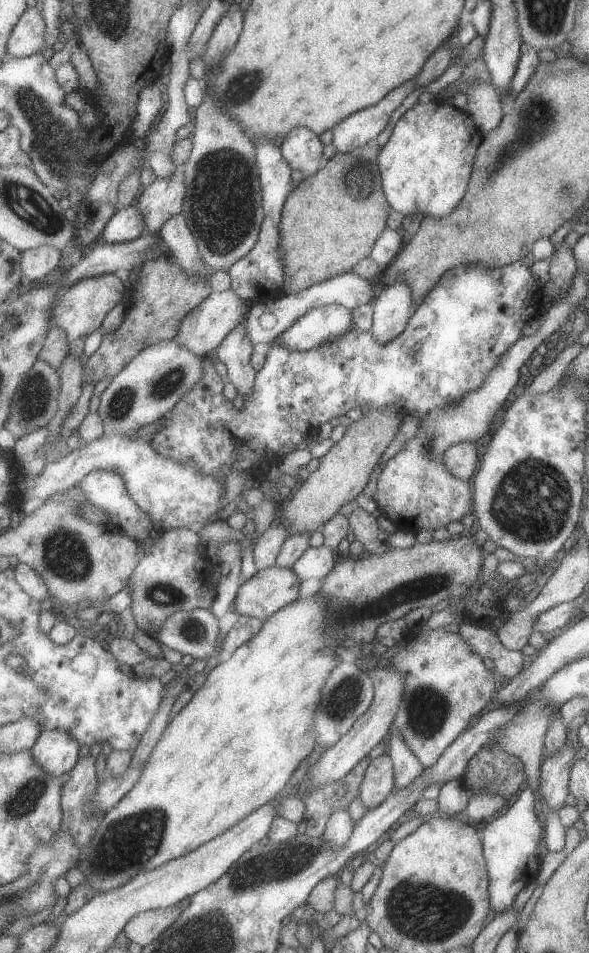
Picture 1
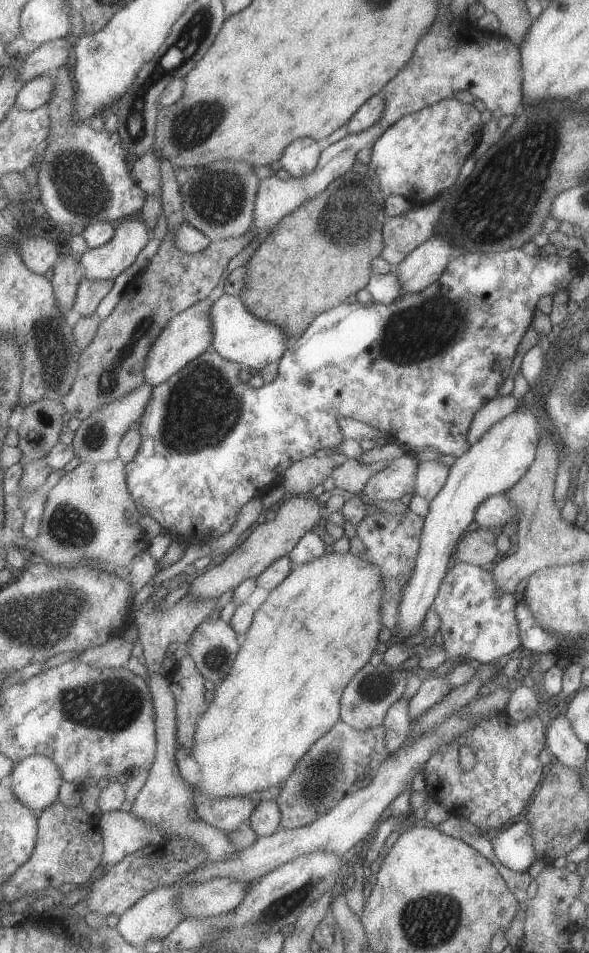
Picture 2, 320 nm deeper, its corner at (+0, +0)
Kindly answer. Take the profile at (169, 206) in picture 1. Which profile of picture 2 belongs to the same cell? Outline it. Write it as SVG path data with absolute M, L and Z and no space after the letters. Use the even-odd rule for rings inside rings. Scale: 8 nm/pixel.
M141 216L125 219L118 225L113 241L79 256L84 277L116 280L138 260L138 254L150 242L150 236Z

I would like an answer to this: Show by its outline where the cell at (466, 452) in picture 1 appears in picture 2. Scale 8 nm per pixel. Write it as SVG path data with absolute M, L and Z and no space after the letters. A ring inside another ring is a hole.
M424 461L420 462L417 474L415 495L432 501L446 484L450 466L437 461Z

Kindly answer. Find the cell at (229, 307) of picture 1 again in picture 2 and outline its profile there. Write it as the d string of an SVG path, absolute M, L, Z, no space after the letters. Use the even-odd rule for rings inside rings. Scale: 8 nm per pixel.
M208 298L196 302L190 306L190 309L174 317L162 330L161 337L154 342L146 361L145 382L156 388L158 384L173 377L175 373L189 365L198 356L202 356L204 352L212 349L212 320L210 320L212 304L214 302Z

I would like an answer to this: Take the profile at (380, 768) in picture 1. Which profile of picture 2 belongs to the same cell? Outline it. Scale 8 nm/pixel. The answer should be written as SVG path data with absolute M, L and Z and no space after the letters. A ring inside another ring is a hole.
M399 699L390 706L384 724L385 742L388 754L395 753L404 745L410 734L410 714L408 714L408 700Z

